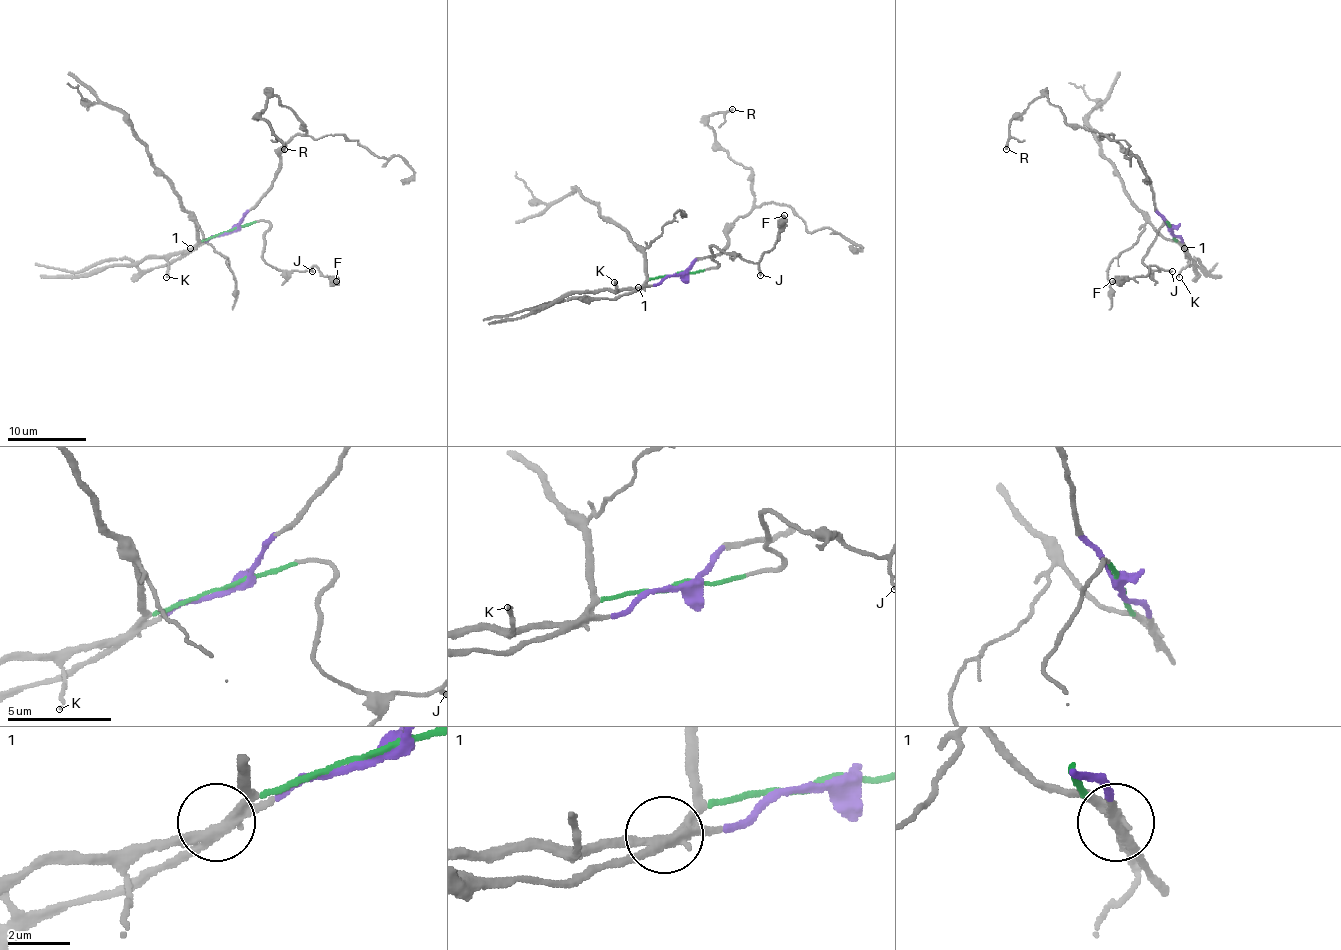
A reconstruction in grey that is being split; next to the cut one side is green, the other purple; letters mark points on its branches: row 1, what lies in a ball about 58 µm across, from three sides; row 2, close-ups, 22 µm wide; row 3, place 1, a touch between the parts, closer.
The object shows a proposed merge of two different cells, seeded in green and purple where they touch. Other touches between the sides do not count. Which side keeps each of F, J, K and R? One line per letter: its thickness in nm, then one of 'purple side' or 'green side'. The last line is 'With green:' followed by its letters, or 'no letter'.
F: 550 nm thick; green side
J: 120 nm thick; green side
K: 130 nm thick; green side
R: 190 nm thick; purple side
With green: F, J, K

